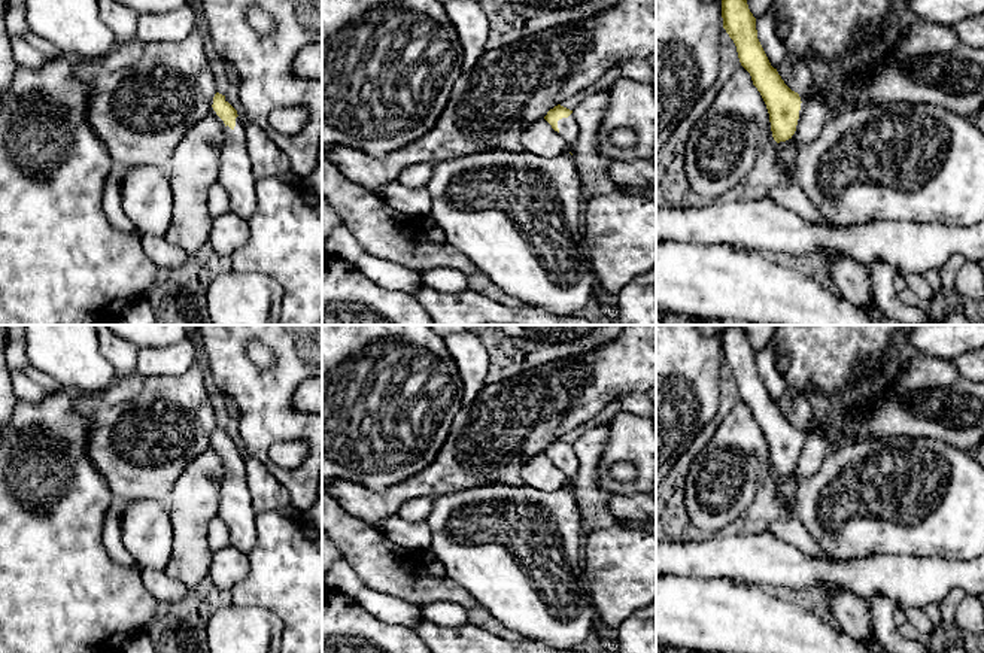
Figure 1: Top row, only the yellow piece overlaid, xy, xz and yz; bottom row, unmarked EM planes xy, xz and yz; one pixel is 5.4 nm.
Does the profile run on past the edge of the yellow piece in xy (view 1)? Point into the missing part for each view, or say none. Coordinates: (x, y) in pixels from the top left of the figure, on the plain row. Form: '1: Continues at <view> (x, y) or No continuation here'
1: Continues at xy (234, 509)

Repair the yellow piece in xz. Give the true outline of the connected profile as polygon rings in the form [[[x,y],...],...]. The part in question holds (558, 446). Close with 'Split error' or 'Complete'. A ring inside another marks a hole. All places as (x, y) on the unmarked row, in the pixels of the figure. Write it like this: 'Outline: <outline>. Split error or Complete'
Outline: [[[561,438],[550,443],[544,453],[564,471],[568,480],[564,488],[543,492],[528,485],[477,486],[435,498],[425,522],[431,532],[429,552],[446,575],[465,589],[479,605],[525,640],[556,650],[573,650],[595,632],[598,619],[581,558],[580,508],[570,488],[580,462],[573,444]]]. Split error

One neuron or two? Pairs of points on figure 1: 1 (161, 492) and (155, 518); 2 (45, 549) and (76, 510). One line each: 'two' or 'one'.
1: two
2: one

